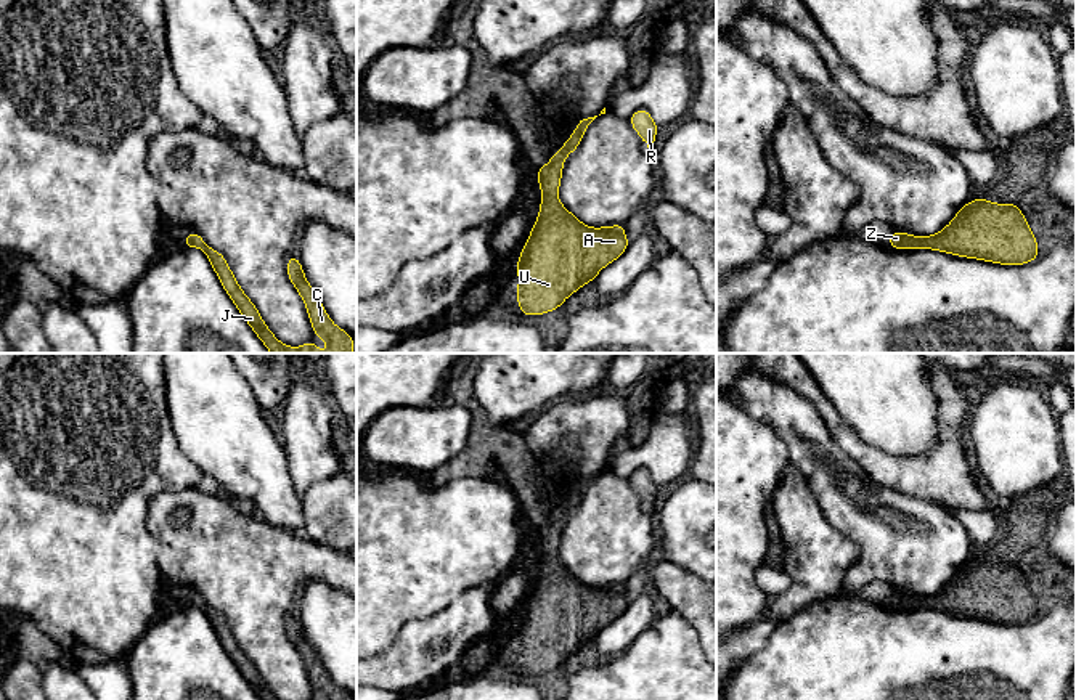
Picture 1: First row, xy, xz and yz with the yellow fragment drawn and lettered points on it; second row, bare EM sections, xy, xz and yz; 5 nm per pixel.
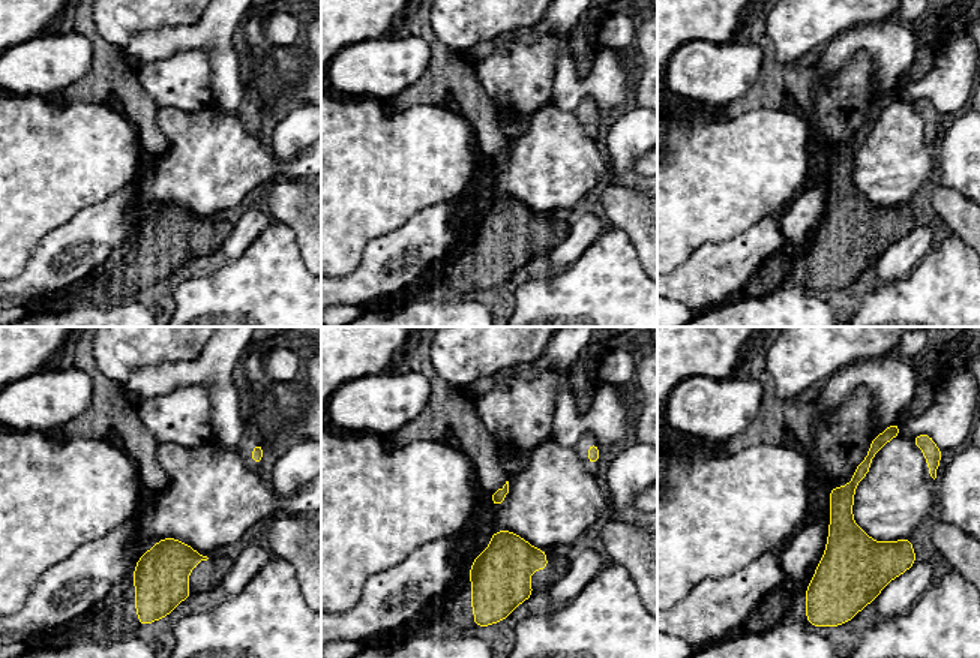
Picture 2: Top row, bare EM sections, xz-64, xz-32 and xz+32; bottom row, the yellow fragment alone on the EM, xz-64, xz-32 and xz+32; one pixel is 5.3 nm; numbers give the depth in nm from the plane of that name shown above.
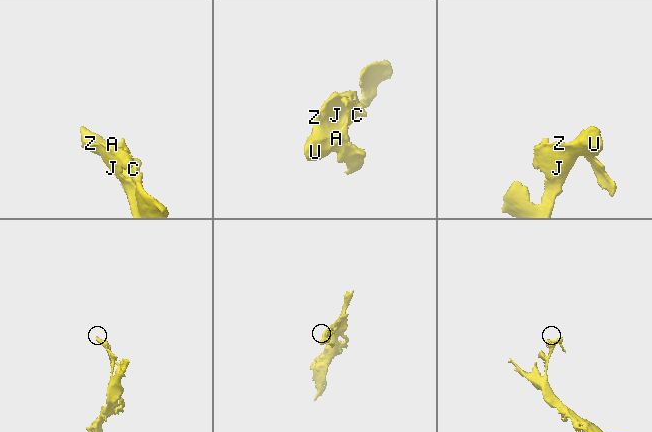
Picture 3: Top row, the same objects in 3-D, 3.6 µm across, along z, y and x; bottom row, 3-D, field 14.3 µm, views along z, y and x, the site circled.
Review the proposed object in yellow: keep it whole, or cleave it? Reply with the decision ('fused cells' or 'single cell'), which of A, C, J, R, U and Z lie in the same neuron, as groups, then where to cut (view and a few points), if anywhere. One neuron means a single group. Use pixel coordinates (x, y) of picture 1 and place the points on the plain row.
single cell; A C J R U Z; no cut

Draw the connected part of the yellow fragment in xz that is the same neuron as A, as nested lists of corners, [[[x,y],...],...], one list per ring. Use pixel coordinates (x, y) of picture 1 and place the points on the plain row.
[[[596,477],[580,480],[564,506],[535,531],[543,556],[538,578],[517,621],[520,674],[543,674],[559,668],[630,604],[625,584],[589,588],[557,557],[564,519],[580,506]]]

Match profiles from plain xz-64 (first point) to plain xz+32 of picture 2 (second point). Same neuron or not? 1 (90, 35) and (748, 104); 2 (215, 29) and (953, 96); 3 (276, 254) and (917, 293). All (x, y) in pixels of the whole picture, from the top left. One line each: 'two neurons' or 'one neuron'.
1: one neuron
2: one neuron
3: one neuron

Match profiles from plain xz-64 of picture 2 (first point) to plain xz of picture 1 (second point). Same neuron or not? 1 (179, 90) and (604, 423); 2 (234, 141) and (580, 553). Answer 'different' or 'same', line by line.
1: same
2: same

